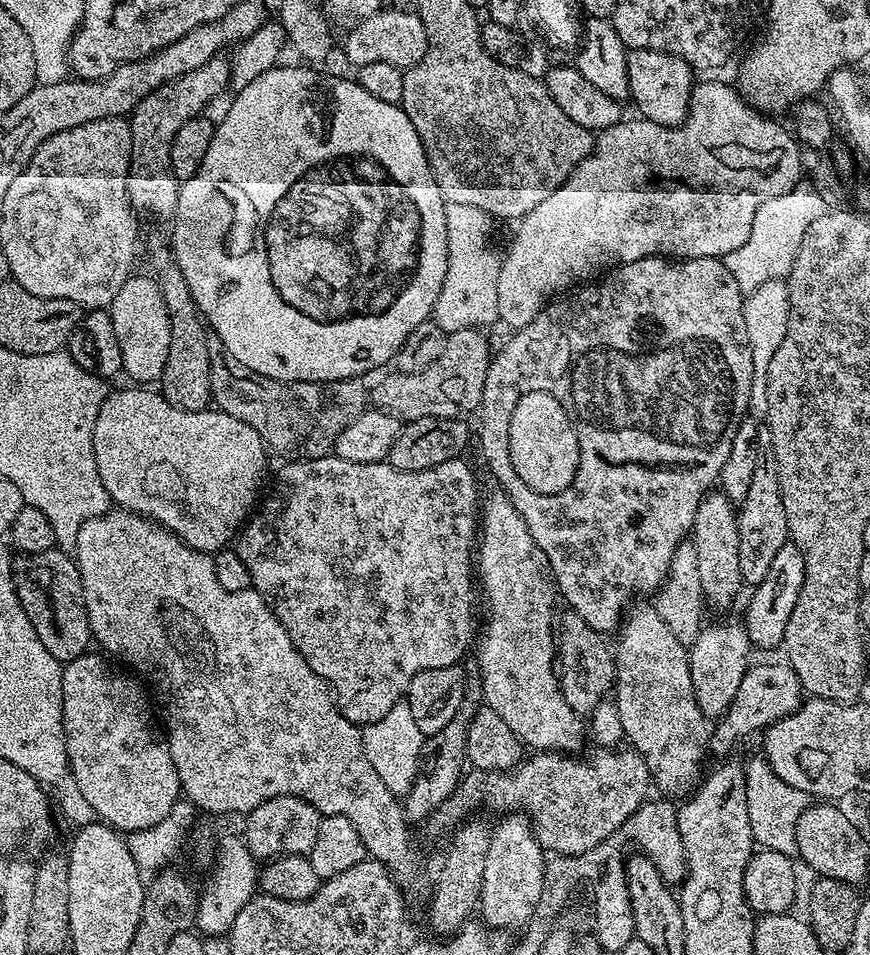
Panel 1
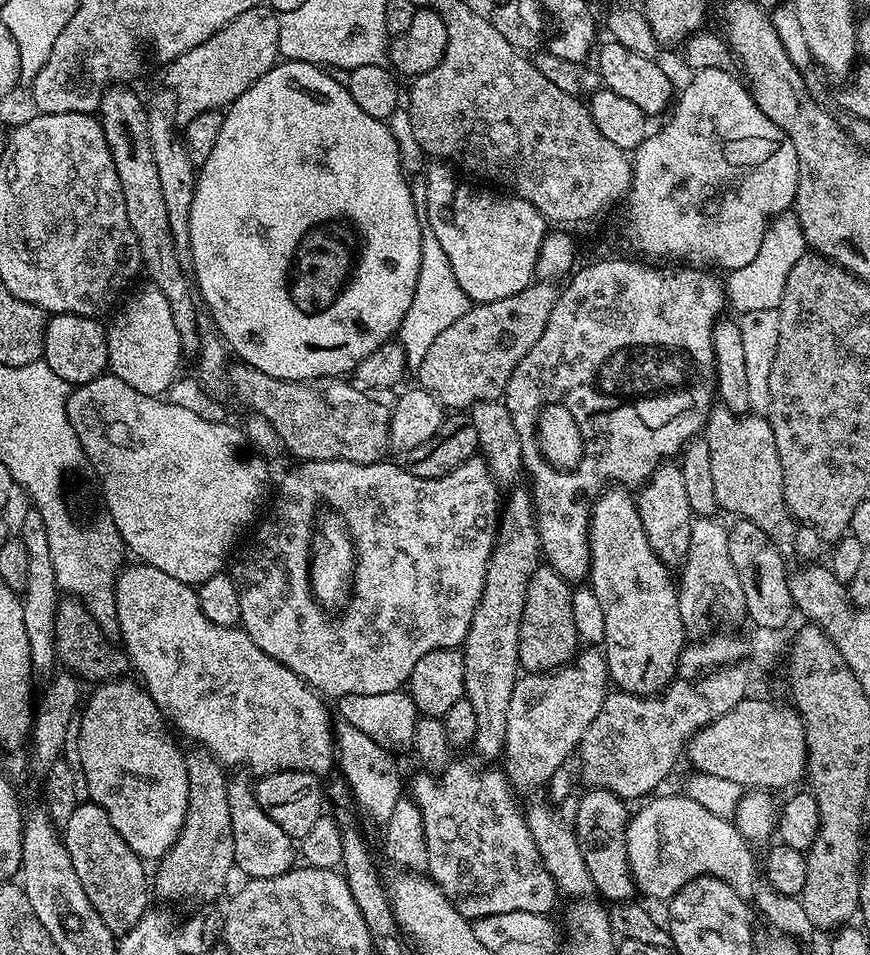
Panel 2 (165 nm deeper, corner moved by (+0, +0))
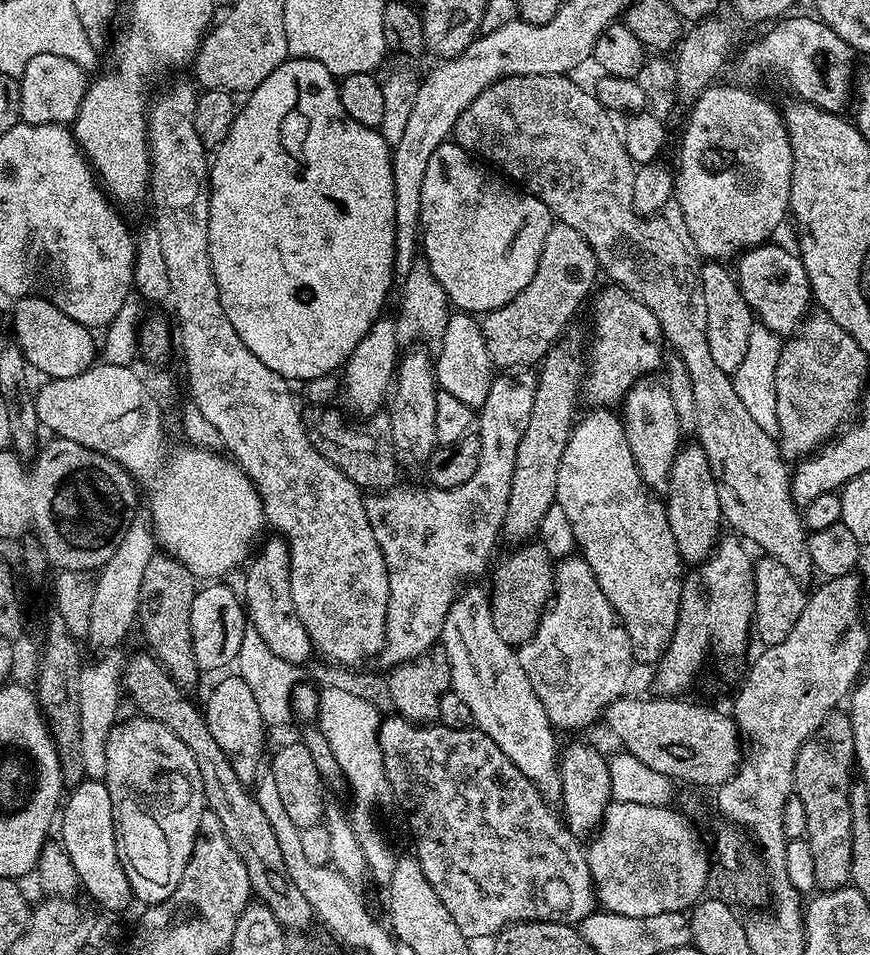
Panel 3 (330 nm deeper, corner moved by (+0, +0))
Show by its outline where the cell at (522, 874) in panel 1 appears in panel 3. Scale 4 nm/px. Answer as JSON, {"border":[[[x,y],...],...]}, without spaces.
{"border":[[[573,554],[561,559],[555,569],[554,595],[542,614],[536,633],[516,648],[516,657],[522,670],[526,670],[526,678],[530,678],[530,686],[534,686],[534,694],[538,694],[538,702],[542,702],[542,710],[546,710],[553,728],[588,728],[629,691],[628,679],[634,667],[632,647],[623,624],[610,602],[606,602],[606,594],[602,594],[602,586],[598,586],[598,578],[594,578],[594,570],[590,570],[583,556]]]}

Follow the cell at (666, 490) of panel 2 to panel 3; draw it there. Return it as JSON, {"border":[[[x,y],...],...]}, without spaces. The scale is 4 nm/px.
{"border":[[[656,378],[637,380],[624,393],[623,408],[626,442],[630,442],[630,454],[634,454],[634,466],[638,466],[642,482],[646,482],[646,486],[657,494],[667,493],[670,466],[676,457],[676,452],[682,446],[678,414],[674,414],[674,402],[670,399],[667,383],[660,381],[659,384]]]}

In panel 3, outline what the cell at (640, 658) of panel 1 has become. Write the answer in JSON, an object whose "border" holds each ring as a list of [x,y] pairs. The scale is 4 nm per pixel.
{"border":[[[600,406],[589,416],[581,415],[575,421],[562,462],[558,466],[558,486],[555,507],[560,508],[574,526],[574,538],[579,555],[594,570],[606,602],[616,612],[630,638],[632,659],[649,666],[655,665],[668,650],[668,643],[680,621],[680,595],[686,565],[678,554],[678,542],[670,531],[665,501],[642,482],[638,466],[634,466],[634,454],[630,454],[630,442],[626,442],[624,422],[615,411]]]}

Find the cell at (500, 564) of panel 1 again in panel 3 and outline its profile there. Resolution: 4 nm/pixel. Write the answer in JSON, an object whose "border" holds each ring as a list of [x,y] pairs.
{"border":[[[453,311],[446,322],[444,335],[438,340],[440,353],[434,356],[434,371],[439,391],[454,394],[473,410],[478,410],[490,395],[494,365],[490,350],[486,350],[486,338],[481,321],[475,315]]]}

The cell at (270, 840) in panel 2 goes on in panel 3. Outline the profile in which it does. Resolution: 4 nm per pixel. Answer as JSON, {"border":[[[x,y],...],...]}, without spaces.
{"border":[[[232,674],[213,686],[212,693],[208,696],[208,705],[205,703],[202,711],[210,726],[210,734],[214,734],[218,746],[222,746],[222,754],[230,758],[234,774],[238,774],[238,778],[242,781],[255,781],[262,771],[260,763],[263,760],[265,763],[266,760],[266,752],[264,756],[266,727],[262,713],[258,710],[258,703],[254,700],[253,691],[239,674]]]}

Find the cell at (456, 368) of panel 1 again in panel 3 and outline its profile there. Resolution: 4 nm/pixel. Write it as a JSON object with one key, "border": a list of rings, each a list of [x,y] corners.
{"border":[[[553,223],[552,229],[546,234],[546,246],[542,246],[542,258],[538,258],[538,270],[534,270],[530,286],[526,286],[526,290],[522,290],[522,294],[518,294],[518,298],[514,298],[506,306],[496,308],[483,317],[486,350],[490,350],[493,365],[500,370],[528,370],[539,365],[559,341],[556,339],[563,334],[564,327],[572,320],[572,315],[579,310],[580,300],[589,299],[593,291],[592,283],[596,280],[596,272],[598,276],[594,250],[590,250],[586,238],[582,238],[582,234],[574,230],[574,226]]]}

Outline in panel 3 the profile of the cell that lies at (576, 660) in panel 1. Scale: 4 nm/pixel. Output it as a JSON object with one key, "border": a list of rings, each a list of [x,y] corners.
{"border":[[[524,542],[513,548],[516,549],[500,561],[497,559],[491,569],[490,599],[494,630],[498,630],[502,642],[519,646],[538,630],[542,614],[554,595],[552,587],[556,581],[556,569],[553,558],[538,542]]]}

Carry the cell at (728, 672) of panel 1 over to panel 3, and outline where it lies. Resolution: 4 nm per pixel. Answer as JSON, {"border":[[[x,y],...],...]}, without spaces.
{"border":[[[685,443],[678,449],[670,466],[666,507],[670,531],[674,534],[674,542],[678,542],[680,559],[685,565],[695,566],[703,564],[716,547],[721,535],[722,517],[718,502],[718,486],[714,482],[710,462],[699,443],[691,443]]]}

